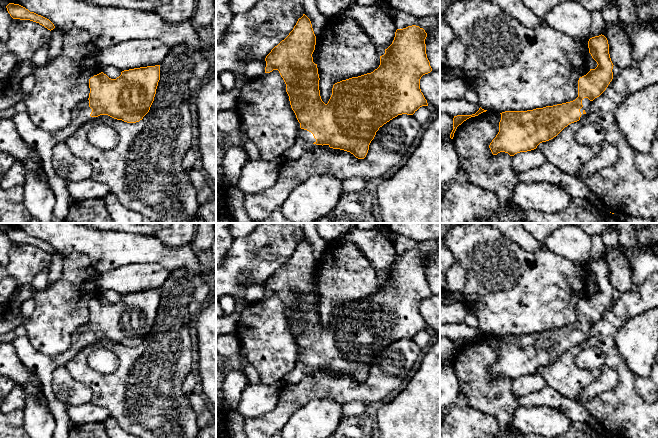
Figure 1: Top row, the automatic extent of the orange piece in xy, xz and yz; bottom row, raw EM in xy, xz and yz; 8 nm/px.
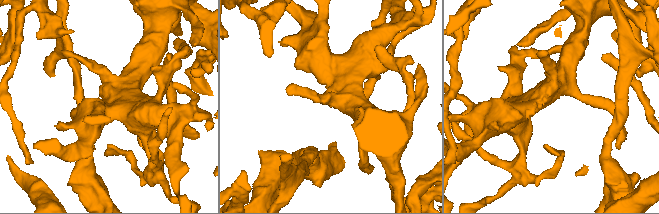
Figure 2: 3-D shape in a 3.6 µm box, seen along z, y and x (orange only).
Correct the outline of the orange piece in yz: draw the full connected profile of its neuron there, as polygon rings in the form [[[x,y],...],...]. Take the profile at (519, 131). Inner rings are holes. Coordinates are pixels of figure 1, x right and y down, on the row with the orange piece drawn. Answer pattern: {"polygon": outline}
{"polygon": [[[604,35],[590,38],[588,48],[598,65],[579,78],[578,97],[553,106],[500,113],[499,132],[489,145],[493,155],[505,152],[514,156],[534,150],[540,143],[553,139],[569,124],[581,120],[589,113],[591,102],[612,81],[614,65]]]}

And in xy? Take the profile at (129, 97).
{"polygon": [[[160,65],[124,70],[116,79],[103,72],[94,75],[89,79],[89,98],[73,109],[69,125],[56,132],[39,128],[26,112],[14,114],[12,121],[19,136],[37,151],[44,166],[48,185],[56,198],[55,217],[65,219],[74,200],[67,181],[54,171],[54,147],[66,142],[80,126],[100,115],[127,123],[139,122],[150,110],[159,80]]]}

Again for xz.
{"polygon": [[[303,14],[289,35],[275,46],[265,58],[265,73],[270,73],[273,70],[279,71],[286,84],[291,108],[300,123],[296,142],[281,156],[284,161],[297,160],[307,151],[315,149],[319,145],[328,145],[333,149],[350,152],[358,159],[364,159],[368,153],[369,145],[380,127],[398,115],[413,115],[420,107],[428,106],[420,89],[421,77],[432,71],[426,54],[426,37],[425,30],[416,25],[397,29],[392,44],[385,49],[385,54],[380,56],[379,67],[371,73],[335,83],[332,88],[332,95],[328,103],[325,104],[320,96],[320,78],[317,64],[313,62],[312,57],[316,45],[316,36],[310,19]]]}

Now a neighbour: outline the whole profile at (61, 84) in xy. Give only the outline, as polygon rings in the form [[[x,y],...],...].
[[[73,28],[64,32],[60,55],[44,65],[33,67],[35,86],[22,102],[26,105],[26,113],[39,128],[56,132],[69,125],[73,109],[89,98],[89,79],[102,72],[98,64],[99,51],[87,31]]]

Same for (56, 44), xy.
[[[55,27],[53,30],[51,30],[51,35],[52,37],[49,46],[47,62],[50,62],[52,59],[60,55],[63,48],[64,32]]]

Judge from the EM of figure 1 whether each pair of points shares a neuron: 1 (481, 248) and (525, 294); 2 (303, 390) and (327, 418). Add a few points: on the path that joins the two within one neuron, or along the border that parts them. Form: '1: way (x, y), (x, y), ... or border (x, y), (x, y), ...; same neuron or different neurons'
1: way (490, 259), (514, 283); same neuron
2: border (335, 400), (311, 399), (292, 414); different neurons

